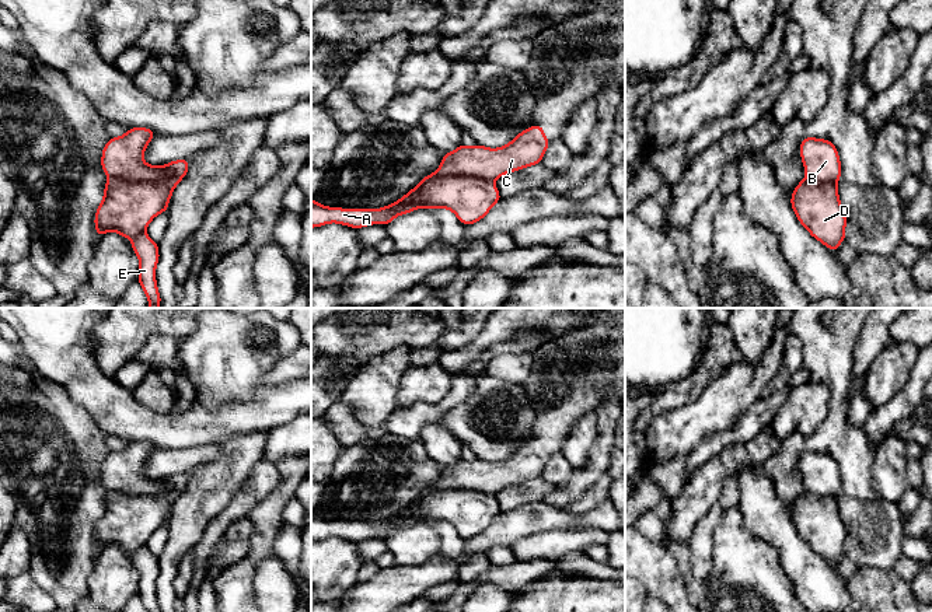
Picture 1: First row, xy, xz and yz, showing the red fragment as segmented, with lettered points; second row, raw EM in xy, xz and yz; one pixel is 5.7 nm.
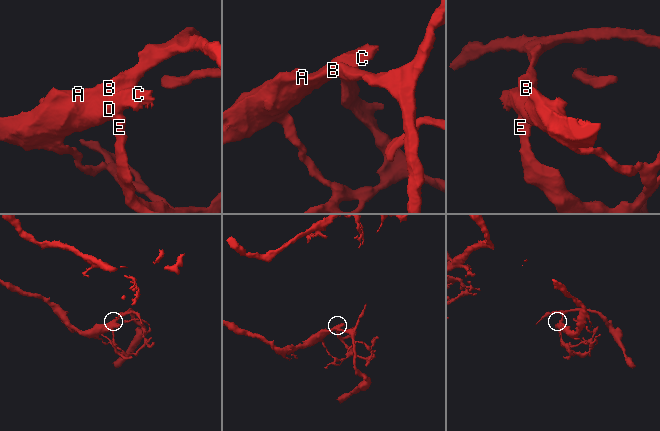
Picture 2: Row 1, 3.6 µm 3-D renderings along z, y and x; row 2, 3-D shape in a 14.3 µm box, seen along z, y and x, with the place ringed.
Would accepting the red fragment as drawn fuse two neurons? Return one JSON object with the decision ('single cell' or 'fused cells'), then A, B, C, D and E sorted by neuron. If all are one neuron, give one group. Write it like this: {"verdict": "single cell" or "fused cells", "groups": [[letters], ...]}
{"verdict": "fused cells", "groups": [["A", "B", "E"], ["C", "D"]]}

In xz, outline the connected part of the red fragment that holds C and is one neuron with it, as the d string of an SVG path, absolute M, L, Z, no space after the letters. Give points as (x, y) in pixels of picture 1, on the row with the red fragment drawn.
M530 126L499 148L460 144L454 151L444 153L440 167L422 181L439 176L470 176L477 181L495 181L509 172L541 164L549 146L549 139L542 134L544 130L544 126Z

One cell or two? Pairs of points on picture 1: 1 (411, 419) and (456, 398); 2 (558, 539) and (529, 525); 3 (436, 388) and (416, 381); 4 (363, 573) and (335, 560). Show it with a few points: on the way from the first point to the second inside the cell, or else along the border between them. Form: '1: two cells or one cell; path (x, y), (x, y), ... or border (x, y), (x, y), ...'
1: one cell; path (422, 413), (433, 413), (444, 406)
2: two cells; border (573, 523), (534, 532), (519, 539), (512, 546)
3: one cell; path (432, 384), (421, 384)
4: two cells; border (365, 562), (358, 572), (356, 581)

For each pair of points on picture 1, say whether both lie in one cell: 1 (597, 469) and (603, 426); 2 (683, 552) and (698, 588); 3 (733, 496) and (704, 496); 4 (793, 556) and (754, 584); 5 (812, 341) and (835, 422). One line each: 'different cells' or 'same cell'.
1: same cell
2: same cell
3: different cells
4: different cells
5: same cell

